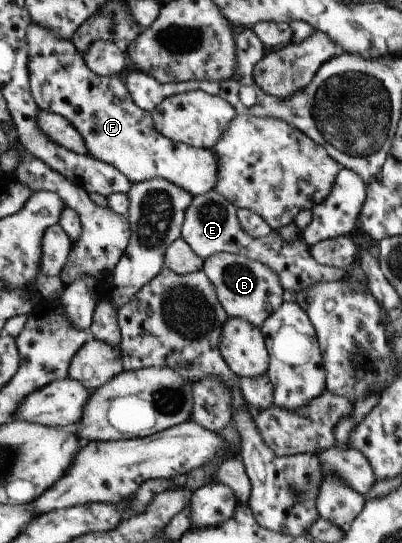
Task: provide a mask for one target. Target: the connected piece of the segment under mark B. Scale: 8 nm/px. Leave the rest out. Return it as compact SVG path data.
M227 252L211 254L203 260L201 271L212 283L216 298L228 317L243 318L261 328L266 318L284 302L283 288L276 273L245 256Z

